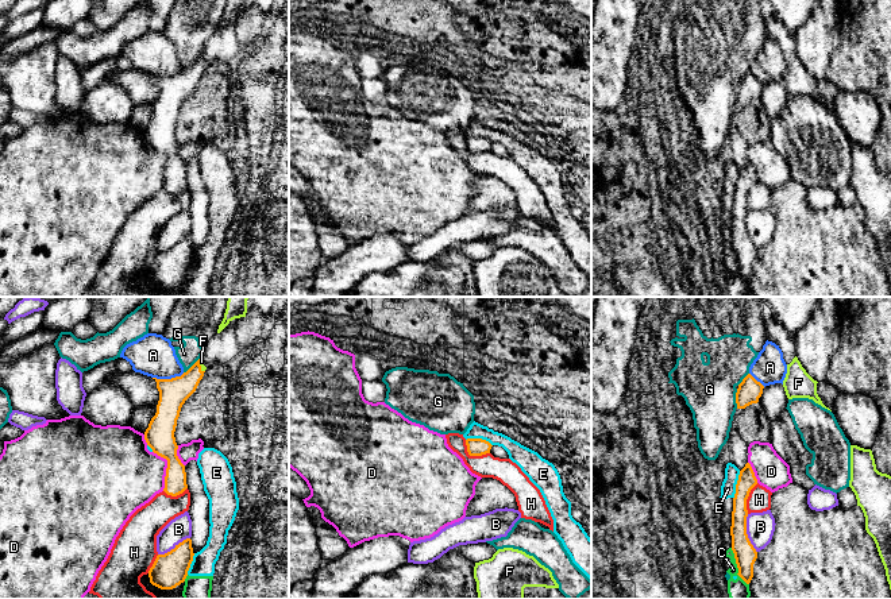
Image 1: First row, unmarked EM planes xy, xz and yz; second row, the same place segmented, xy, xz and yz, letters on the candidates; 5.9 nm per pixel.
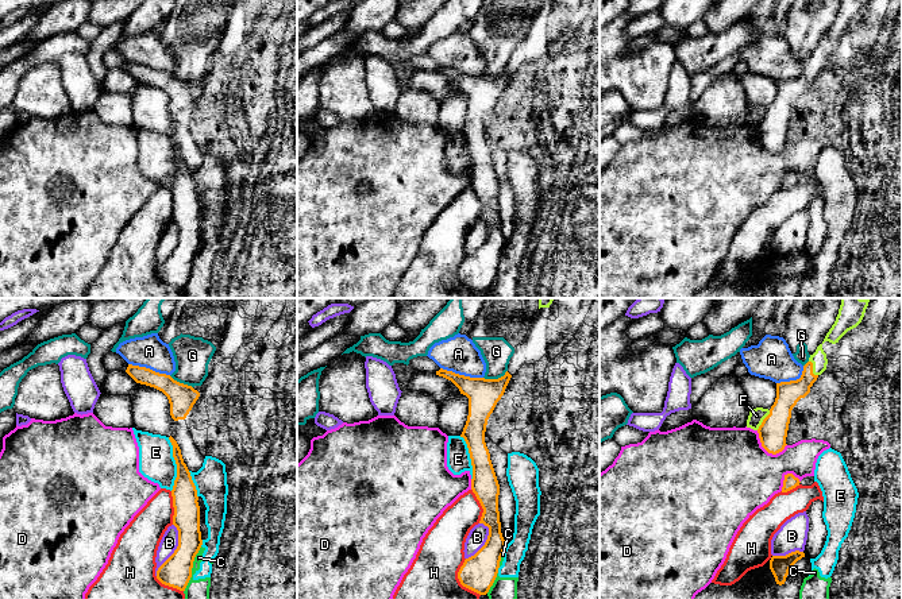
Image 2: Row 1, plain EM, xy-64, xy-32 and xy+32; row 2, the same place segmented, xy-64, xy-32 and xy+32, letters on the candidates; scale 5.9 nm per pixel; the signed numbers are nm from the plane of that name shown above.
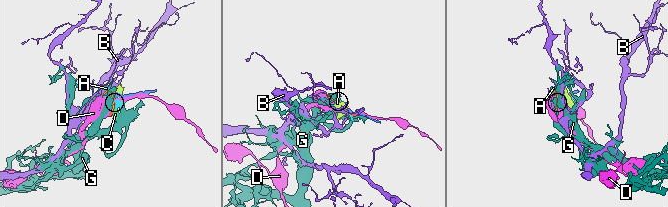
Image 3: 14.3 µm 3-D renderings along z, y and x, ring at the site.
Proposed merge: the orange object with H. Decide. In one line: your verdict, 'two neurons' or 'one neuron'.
two neurons

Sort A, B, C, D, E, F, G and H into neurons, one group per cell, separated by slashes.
A / B / C E G H / D / F

